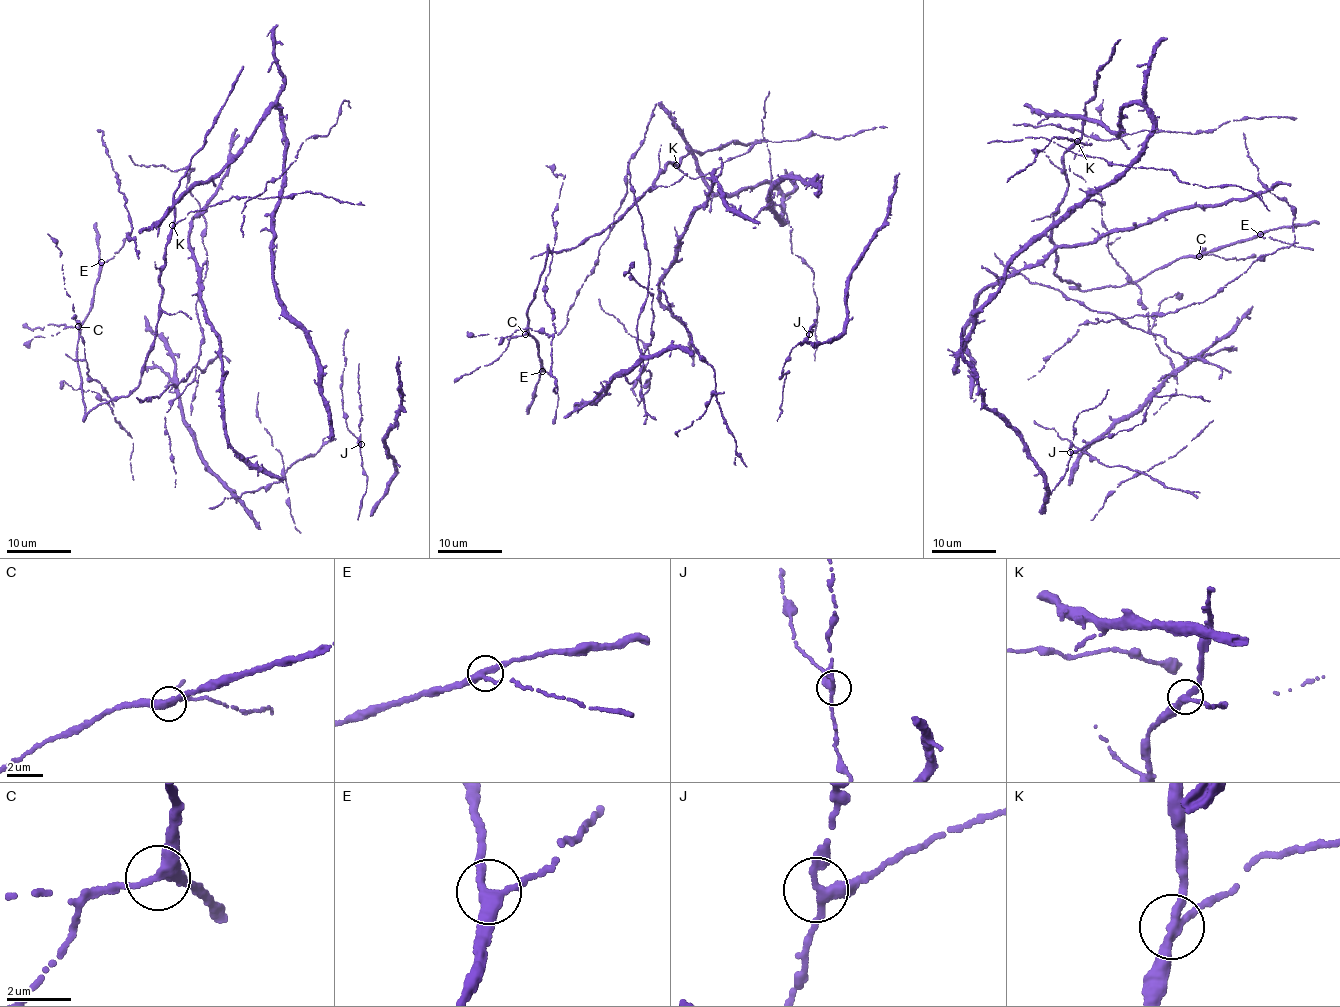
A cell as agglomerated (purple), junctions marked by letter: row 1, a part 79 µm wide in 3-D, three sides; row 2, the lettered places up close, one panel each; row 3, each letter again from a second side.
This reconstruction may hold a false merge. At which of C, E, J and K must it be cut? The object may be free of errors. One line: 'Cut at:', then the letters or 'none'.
Cut at: none

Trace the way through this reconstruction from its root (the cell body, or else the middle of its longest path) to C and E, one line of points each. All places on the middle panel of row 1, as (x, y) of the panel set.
C: (674, 165), (668, 162), (654, 189), (646, 190), (616, 223), (546, 257), (528, 306), (525, 334)
E: (674, 165), (668, 162), (654, 189), (646, 190), (616, 223), (546, 257), (526, 316), (542, 371)

